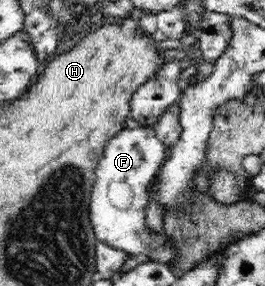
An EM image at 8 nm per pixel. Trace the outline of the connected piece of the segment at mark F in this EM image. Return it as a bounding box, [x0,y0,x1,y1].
[89,126,177,267]

